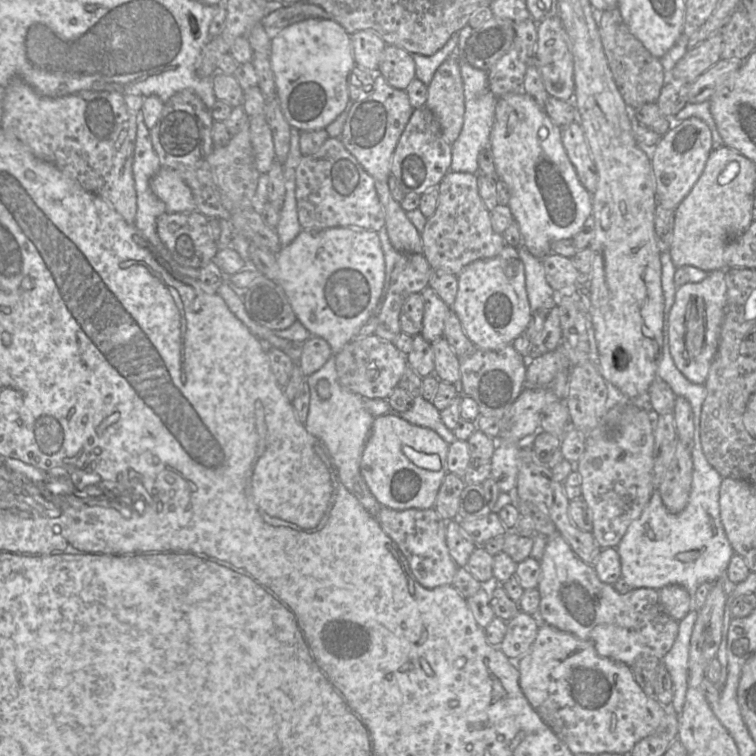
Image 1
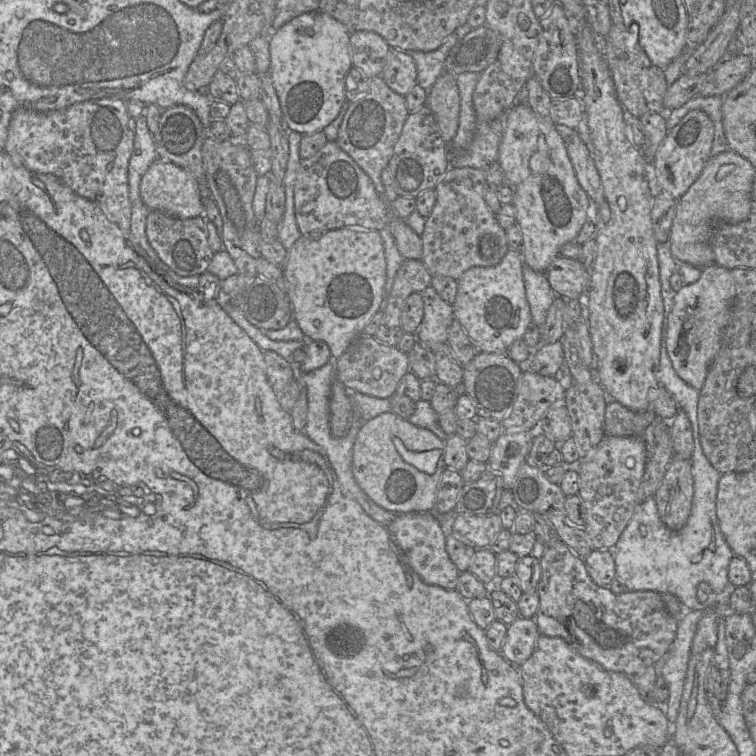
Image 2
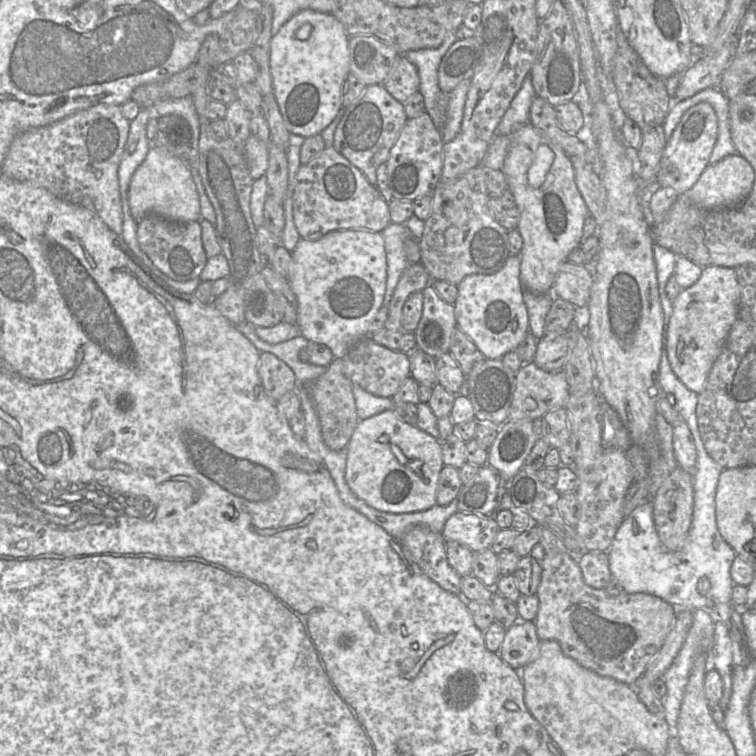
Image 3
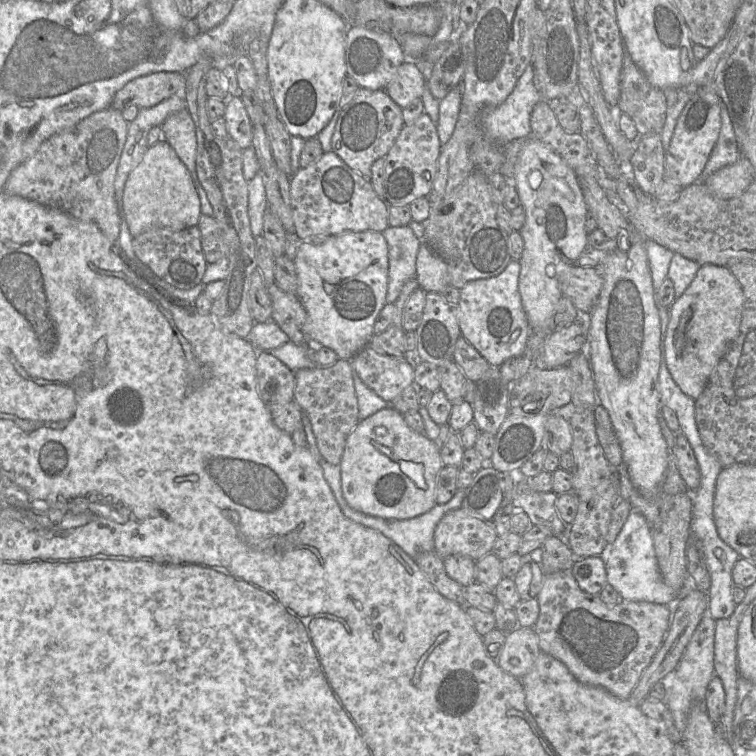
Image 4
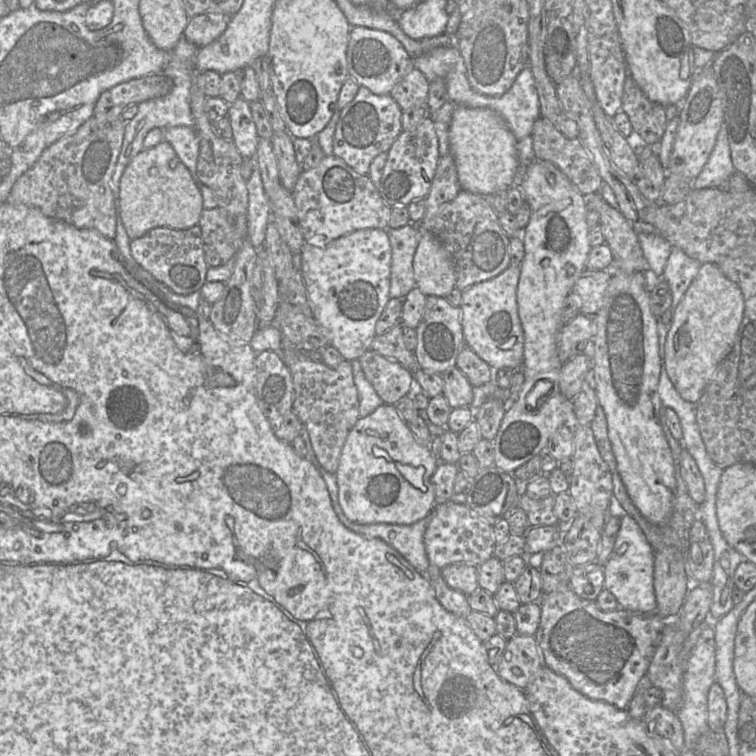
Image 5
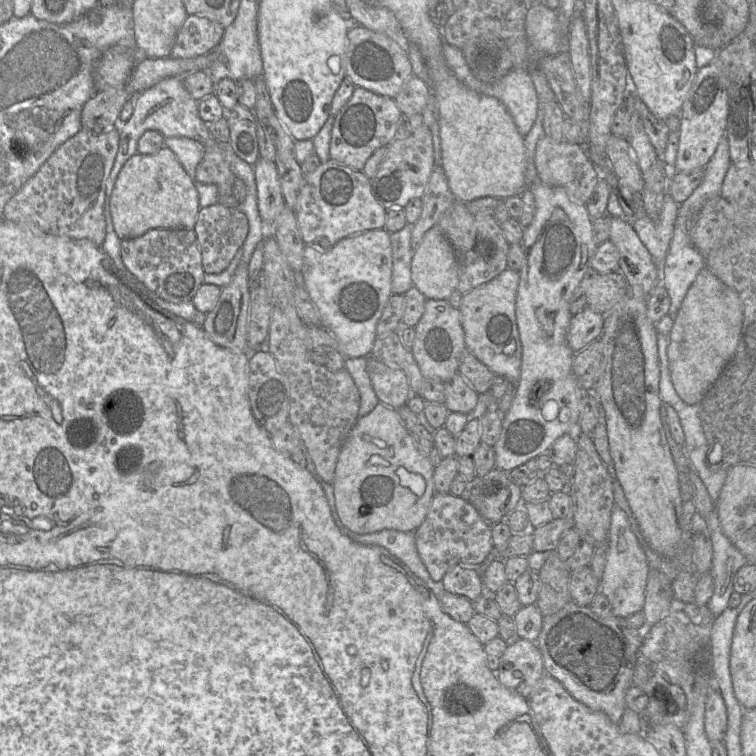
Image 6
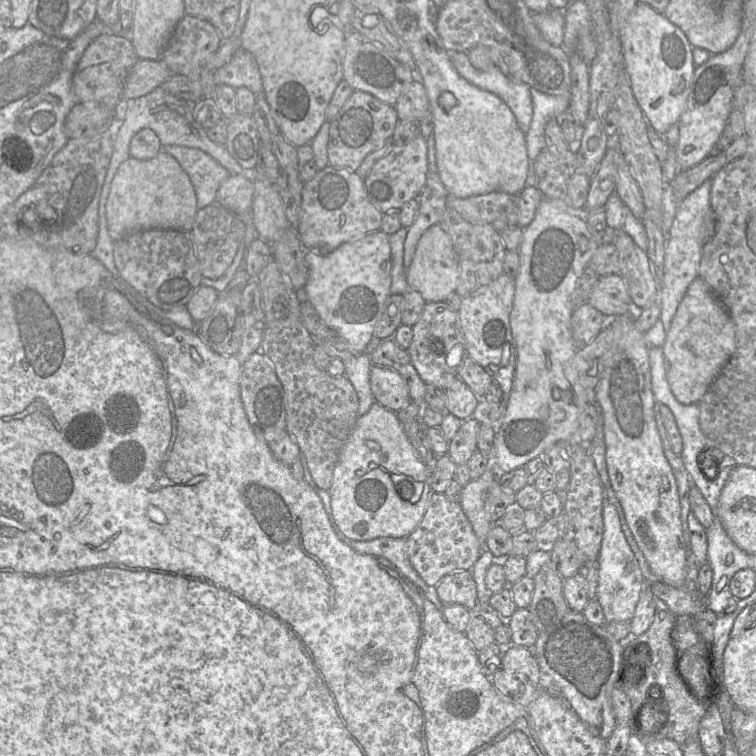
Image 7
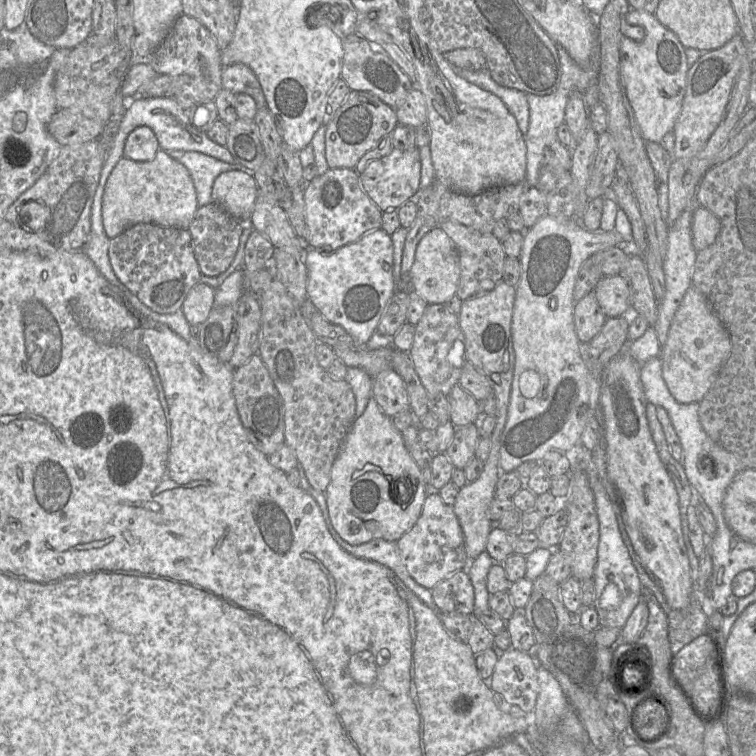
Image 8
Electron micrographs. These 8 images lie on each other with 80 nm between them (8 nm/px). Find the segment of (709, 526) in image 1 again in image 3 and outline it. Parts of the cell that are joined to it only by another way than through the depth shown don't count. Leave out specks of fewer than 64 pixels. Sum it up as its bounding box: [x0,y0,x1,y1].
[607,243,736,622]

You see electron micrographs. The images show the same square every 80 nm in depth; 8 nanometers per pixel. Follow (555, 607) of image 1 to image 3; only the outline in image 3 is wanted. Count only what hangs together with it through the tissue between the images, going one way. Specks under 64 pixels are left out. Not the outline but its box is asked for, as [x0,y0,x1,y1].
[533,551,678,686]

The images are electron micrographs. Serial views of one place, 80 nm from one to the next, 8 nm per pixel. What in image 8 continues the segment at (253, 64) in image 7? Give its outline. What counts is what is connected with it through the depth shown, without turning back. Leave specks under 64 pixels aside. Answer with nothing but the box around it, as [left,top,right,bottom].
[222,63,266,108]

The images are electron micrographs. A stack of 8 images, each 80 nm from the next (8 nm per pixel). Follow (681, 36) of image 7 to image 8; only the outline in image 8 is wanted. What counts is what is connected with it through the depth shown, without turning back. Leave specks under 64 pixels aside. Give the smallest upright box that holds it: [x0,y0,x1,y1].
[621,9,690,143]

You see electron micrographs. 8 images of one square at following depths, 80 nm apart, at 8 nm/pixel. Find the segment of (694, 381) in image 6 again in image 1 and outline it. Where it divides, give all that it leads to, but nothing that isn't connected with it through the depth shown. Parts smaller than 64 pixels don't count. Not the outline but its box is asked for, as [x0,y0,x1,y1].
[668,270,726,384]

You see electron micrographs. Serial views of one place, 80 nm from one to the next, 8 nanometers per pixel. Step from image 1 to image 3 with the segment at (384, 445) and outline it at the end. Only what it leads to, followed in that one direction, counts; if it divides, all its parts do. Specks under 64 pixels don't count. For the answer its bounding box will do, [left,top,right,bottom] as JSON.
[346,408,444,514]

